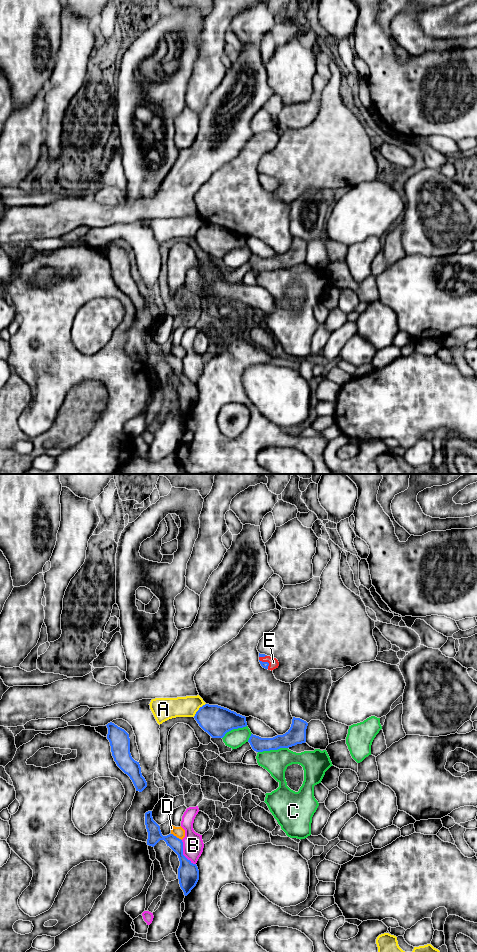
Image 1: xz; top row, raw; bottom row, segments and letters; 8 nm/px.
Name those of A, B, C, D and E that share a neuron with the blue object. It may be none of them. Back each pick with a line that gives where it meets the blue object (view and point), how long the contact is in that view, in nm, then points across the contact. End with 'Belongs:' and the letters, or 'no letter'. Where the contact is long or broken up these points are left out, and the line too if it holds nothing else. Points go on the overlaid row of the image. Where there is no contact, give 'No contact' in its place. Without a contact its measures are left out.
E: Touches blue at xz (266, 662). Shared border 110 nm. Path across: xz (265, 665), (266, 662), (273, 662)
Belongs: E

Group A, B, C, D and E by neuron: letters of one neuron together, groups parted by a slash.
A / B / C / D / E

